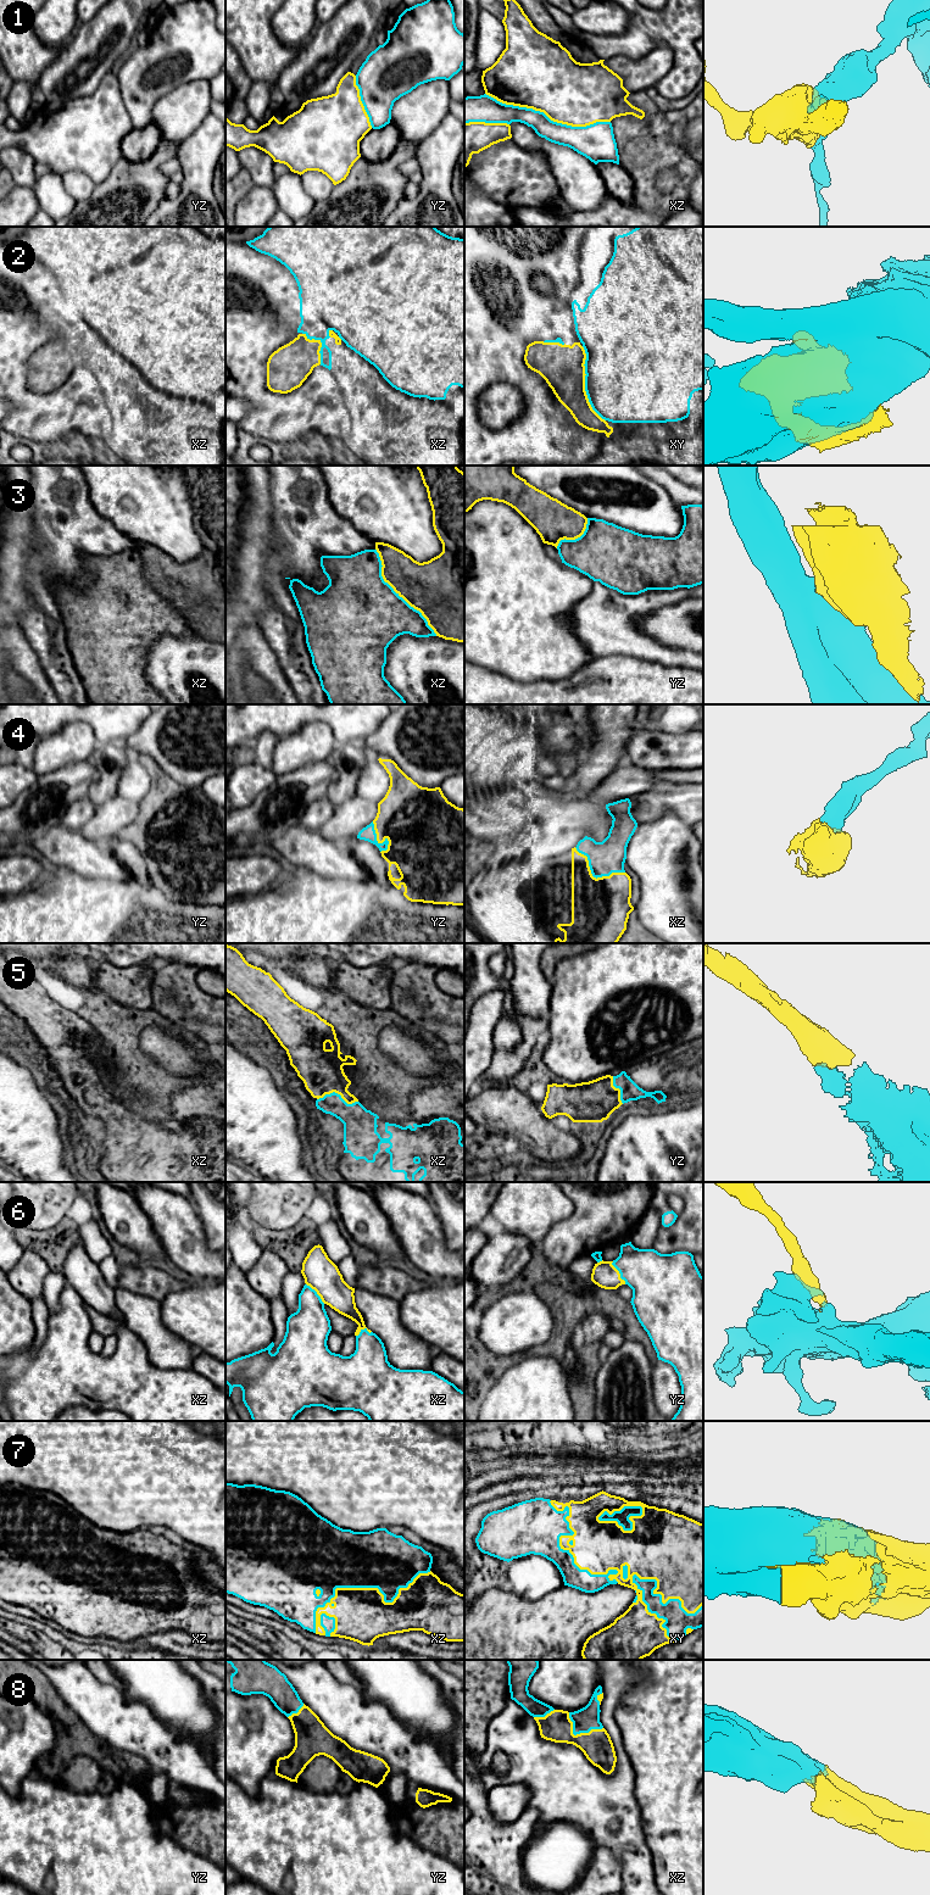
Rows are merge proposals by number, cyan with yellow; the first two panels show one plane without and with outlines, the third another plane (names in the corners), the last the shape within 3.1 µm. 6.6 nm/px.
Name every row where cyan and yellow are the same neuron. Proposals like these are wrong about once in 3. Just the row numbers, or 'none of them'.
4, 5, 6, 7, 8

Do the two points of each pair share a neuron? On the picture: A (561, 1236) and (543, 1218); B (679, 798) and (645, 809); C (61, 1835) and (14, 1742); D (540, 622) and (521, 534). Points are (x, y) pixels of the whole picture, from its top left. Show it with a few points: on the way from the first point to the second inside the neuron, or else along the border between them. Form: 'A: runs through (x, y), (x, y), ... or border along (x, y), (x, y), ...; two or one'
A: border along (573, 1208), (567, 1218), (552, 1227), (539, 1247); two
B: runs through (670, 798), (661, 798), (653, 803); one
C: border along (35, 1772), (23, 1779), (20, 1794), (14, 1798); two
D: runs through (521, 600), (521, 556); one

